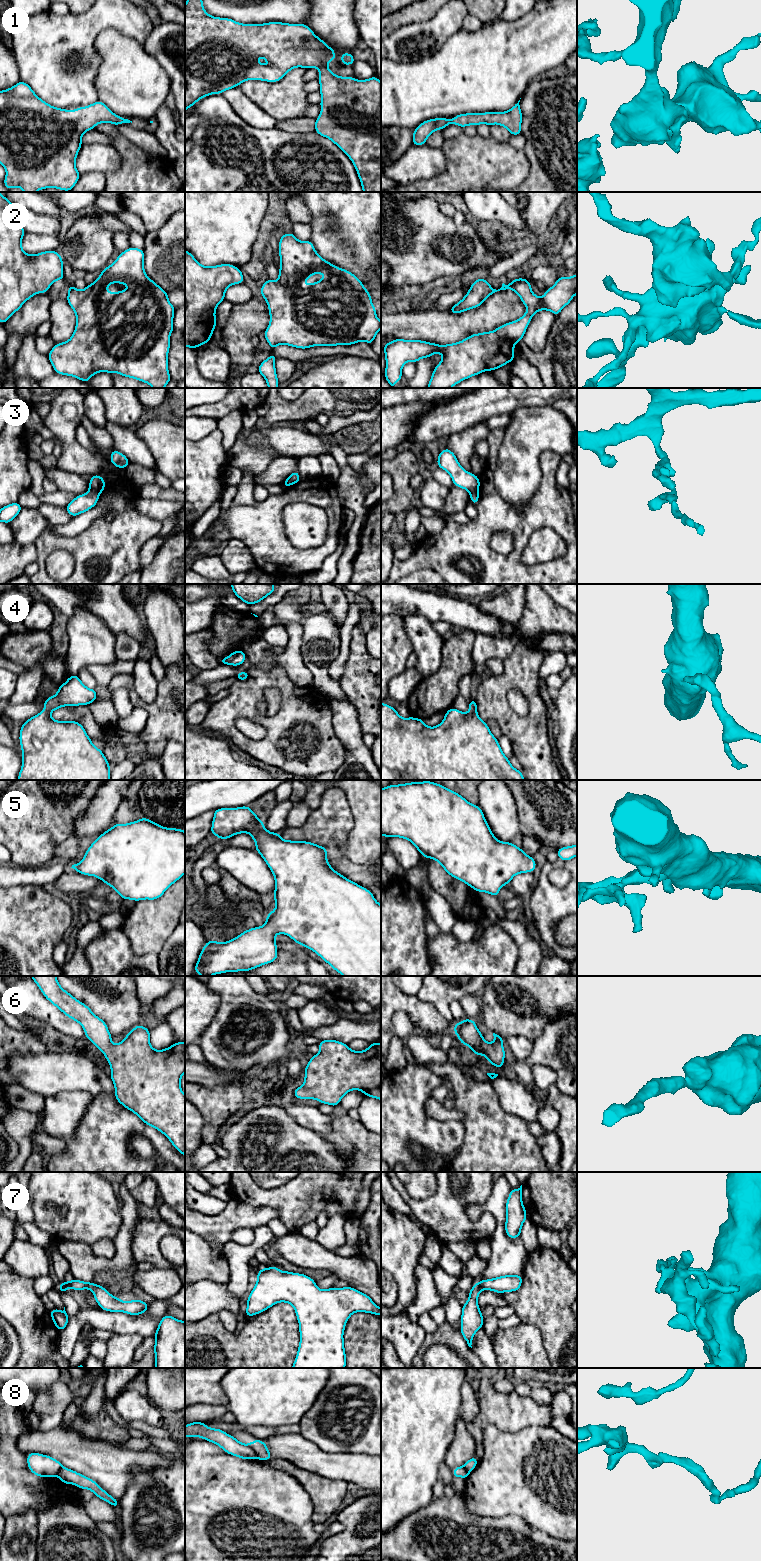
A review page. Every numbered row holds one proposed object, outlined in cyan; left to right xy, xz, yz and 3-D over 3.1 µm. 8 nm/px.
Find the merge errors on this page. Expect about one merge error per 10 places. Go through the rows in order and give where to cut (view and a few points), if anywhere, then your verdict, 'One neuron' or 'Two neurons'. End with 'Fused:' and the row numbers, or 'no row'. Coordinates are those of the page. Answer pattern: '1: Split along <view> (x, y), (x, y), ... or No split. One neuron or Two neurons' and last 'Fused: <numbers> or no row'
1: No split. One neuron
2: No split. One neuron
3: Split along xy (90, 488), (99, 493). Two neurons
4: No split. One neuron
5: No split. One neuron
6: No split. One neuron
7: Split along yz (478, 1282), (482, 1288). Two neurons
8: Split along xz (249, 1444), (260, 1458). Two neurons
Fused: 3, 7, 8

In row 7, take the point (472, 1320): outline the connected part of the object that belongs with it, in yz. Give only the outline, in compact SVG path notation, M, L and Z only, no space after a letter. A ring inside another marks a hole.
M477 1282L469 1291L468 1301L462 1306L460 1331L469 1347L475 1333L484 1325L484 1319L477 1300L482 1288Z

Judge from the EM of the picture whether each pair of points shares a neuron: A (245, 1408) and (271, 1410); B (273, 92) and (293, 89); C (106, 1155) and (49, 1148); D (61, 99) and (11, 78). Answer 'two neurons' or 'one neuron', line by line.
A: one neuron
B: one neuron
C: two neurons
D: two neurons

